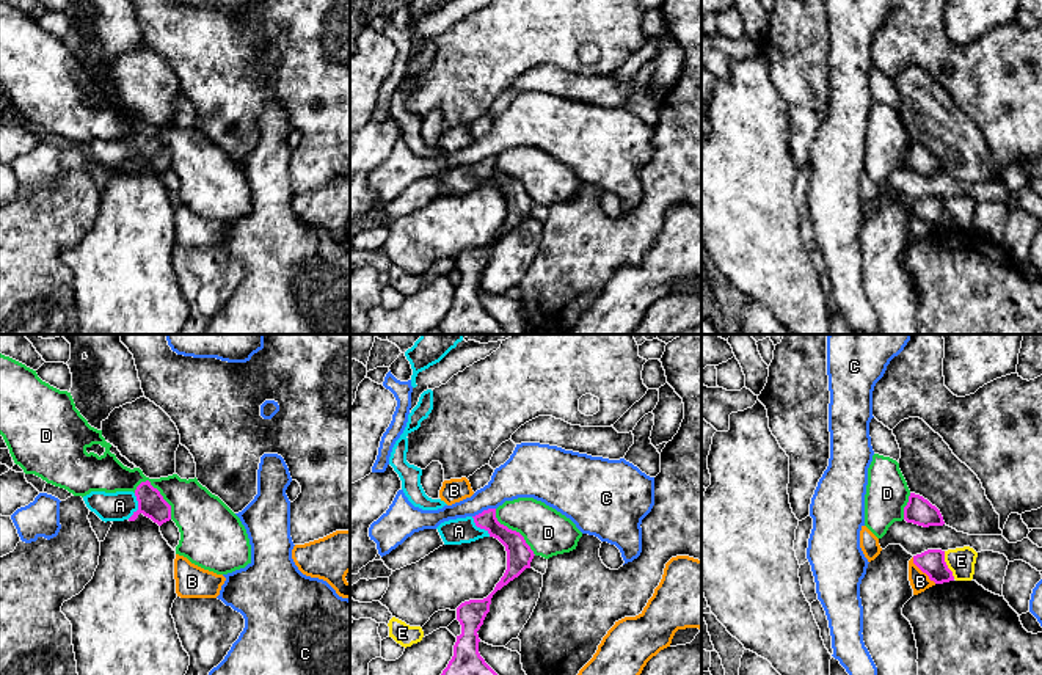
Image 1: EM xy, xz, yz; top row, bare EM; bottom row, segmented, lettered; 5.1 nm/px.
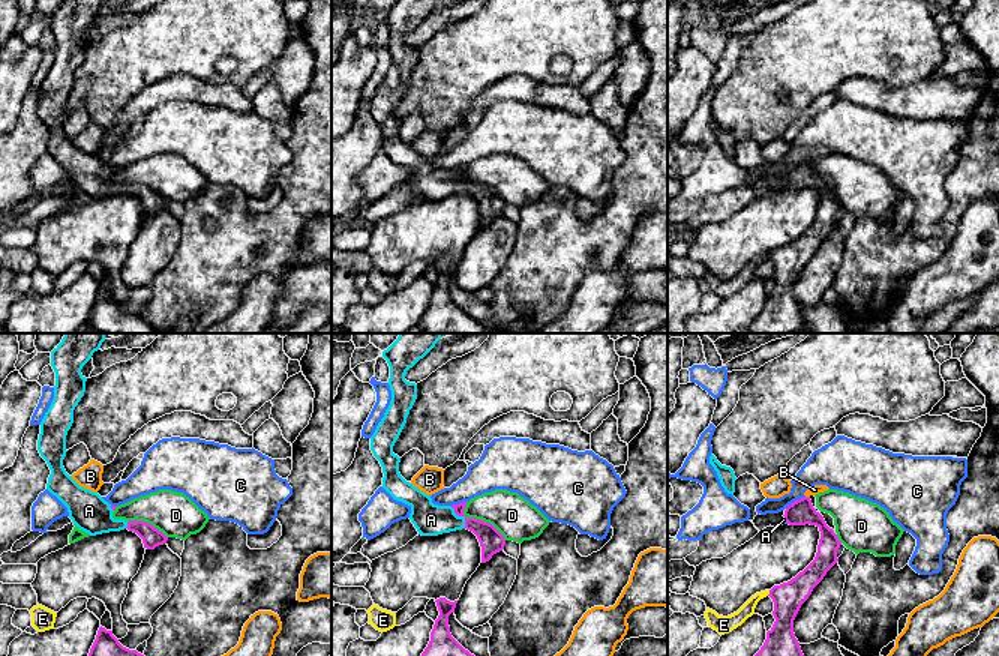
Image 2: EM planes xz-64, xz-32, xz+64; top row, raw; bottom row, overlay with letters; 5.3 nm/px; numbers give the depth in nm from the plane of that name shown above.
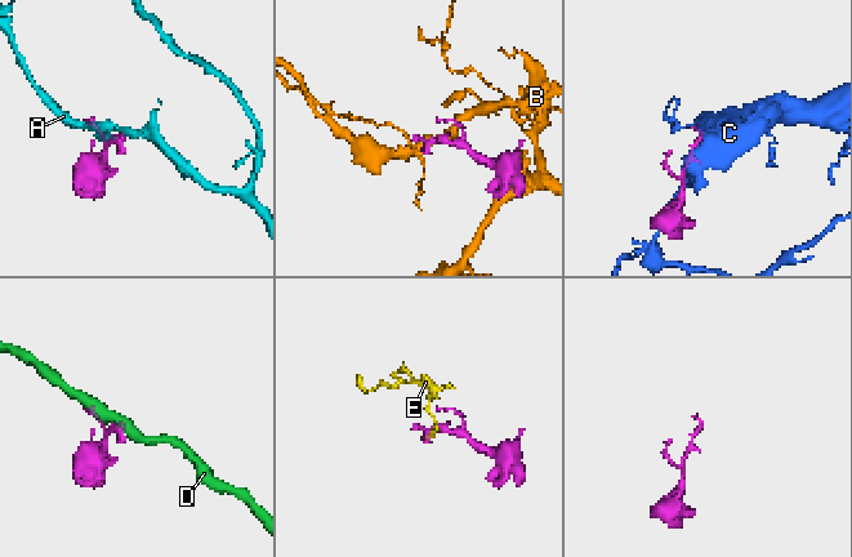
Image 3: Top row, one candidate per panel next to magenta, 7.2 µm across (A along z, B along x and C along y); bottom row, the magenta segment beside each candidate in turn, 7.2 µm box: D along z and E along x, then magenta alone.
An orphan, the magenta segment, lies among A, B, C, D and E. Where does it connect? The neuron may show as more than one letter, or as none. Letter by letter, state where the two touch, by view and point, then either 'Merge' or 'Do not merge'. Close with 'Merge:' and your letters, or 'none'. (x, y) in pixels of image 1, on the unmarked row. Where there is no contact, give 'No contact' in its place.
A: Touches magenta at xy (138, 154). Merge
B: Touches magenta at yz (923, 220). Do not merge
C: Touches magenta at xz (484, 159). Do not merge
D: Touches magenta at xy (162, 145). Do not merge
E: Touches magenta at yz (947, 214). Do not merge
Merge: A

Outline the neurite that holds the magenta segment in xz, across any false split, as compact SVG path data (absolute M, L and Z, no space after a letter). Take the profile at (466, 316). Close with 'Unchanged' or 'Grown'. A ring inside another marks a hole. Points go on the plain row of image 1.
M496 157L483 159L475 165L444 170L436 177L444 193L461 193L494 185L507 199L507 218L494 239L483 248L469 248L457 256L461 283L457 284L454 305L438 330L441 334L505 334L502 327L480 305L477 279L490 261L493 243L526 217L530 217L535 202L519 181L497 170Z. Grown

